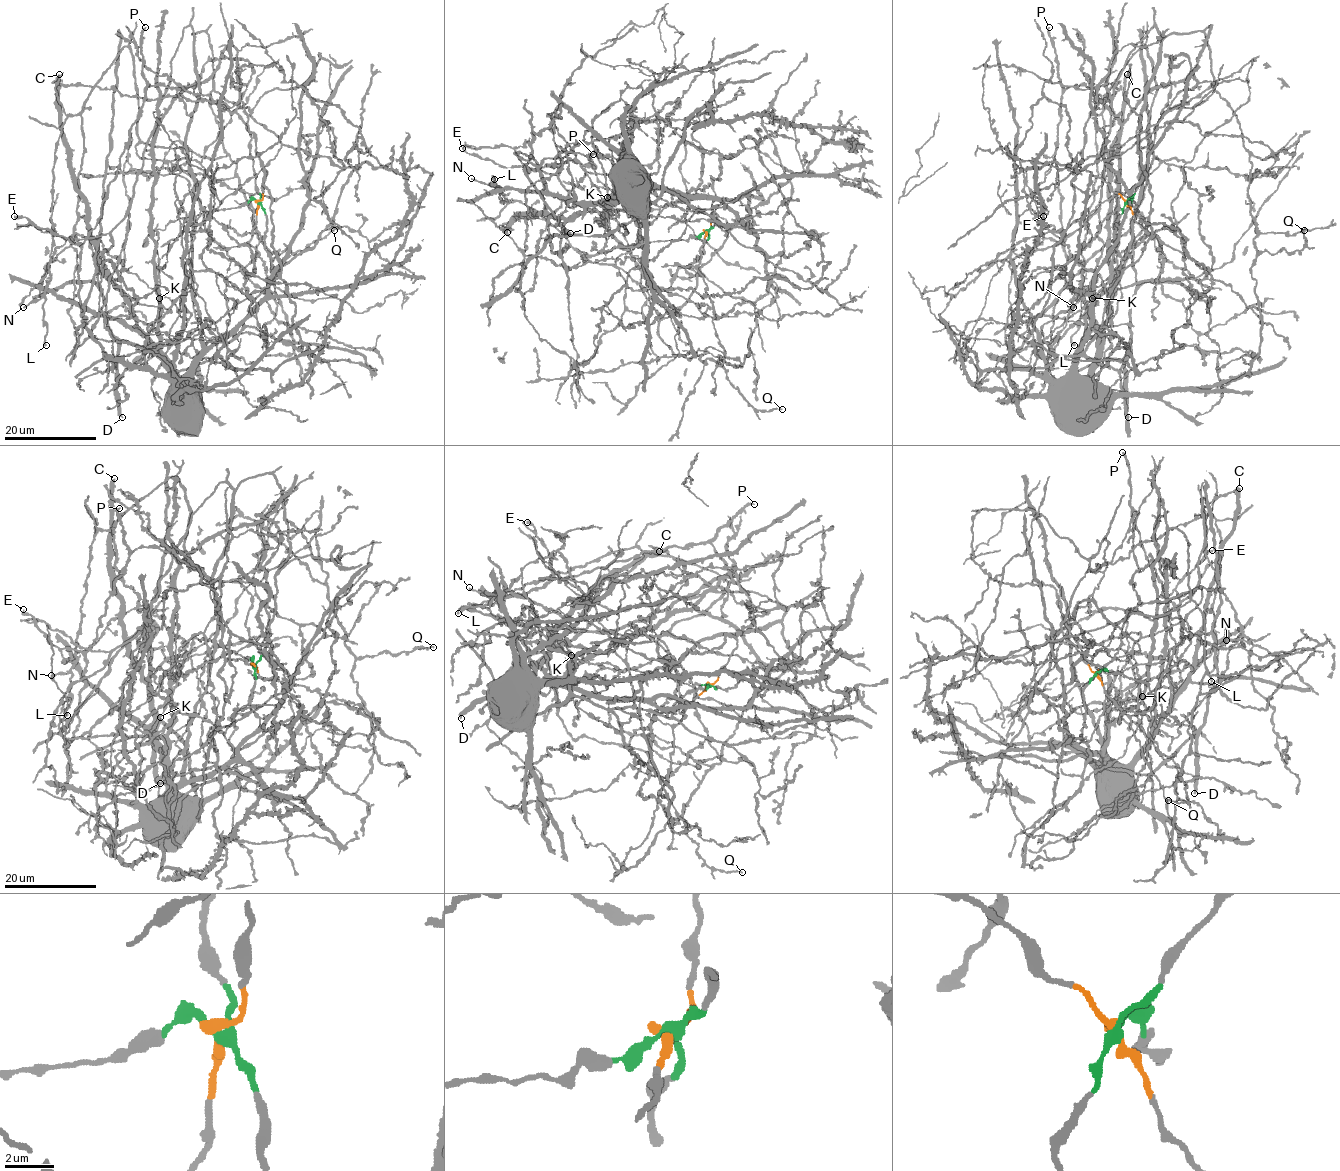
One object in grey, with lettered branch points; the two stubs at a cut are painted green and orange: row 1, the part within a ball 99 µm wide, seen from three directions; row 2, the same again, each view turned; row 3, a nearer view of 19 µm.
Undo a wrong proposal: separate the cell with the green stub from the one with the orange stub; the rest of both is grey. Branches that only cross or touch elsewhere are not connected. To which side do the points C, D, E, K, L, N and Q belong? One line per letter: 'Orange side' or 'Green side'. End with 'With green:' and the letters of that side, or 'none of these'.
C: Orange side
D: Green side
E: Green side
K: Orange side
L: Orange side
N: Orange side
Q: Orange side
With green: D, E

